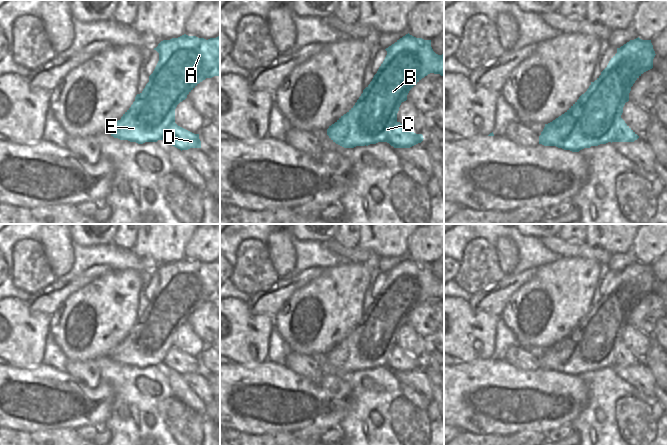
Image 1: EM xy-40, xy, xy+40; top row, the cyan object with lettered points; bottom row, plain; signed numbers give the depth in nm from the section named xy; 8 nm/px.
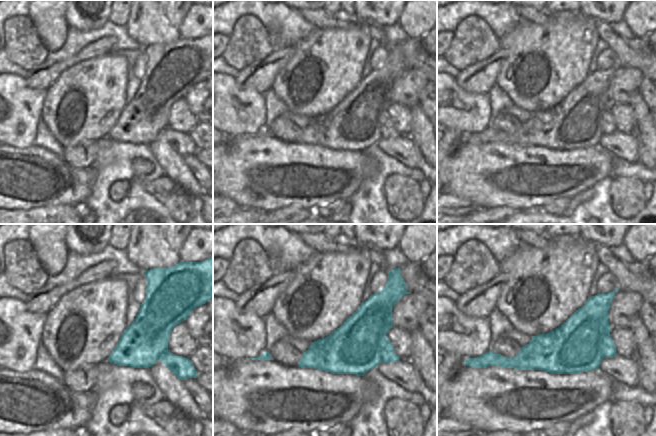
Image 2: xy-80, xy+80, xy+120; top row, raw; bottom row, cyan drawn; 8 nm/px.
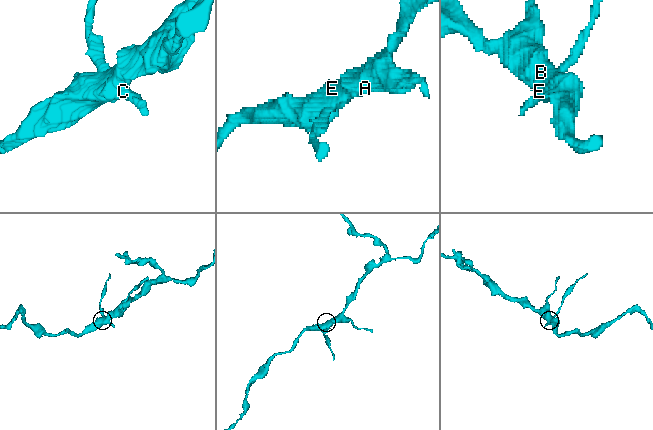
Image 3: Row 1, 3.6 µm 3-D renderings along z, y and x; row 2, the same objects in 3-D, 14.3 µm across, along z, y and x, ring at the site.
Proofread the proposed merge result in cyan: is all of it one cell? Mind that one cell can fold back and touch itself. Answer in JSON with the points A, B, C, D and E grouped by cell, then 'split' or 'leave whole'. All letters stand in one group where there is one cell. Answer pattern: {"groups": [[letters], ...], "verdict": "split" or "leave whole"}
{"groups": [["A", "B", "E"], ["C", "D"]], "verdict": "split"}

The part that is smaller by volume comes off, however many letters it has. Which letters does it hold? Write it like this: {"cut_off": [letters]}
{"cut_off": ["C", "D"]}

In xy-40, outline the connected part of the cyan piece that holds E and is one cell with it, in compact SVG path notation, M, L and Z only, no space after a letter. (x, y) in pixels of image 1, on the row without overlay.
M147 311L140 318L137 318L131 331L123 338L120 344L115 346L109 357L114 362L128 364L143 368L147 366L147 353L149 343L145 341L144 329L141 324L142 319L147 315Z

